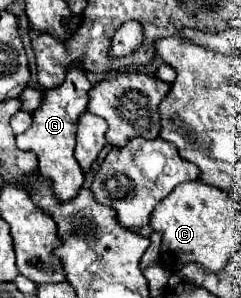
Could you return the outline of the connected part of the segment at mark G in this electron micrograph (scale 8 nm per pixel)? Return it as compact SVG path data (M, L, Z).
M74 65L60 87L44 91L44 105L32 115L34 117L32 127L16 136L19 149L36 154L38 159L36 173L50 181L54 197L62 203L72 201L84 183L84 173L74 159L74 141L76 141L76 123L80 115L86 113L88 109L90 87L92 83L86 79L86 73L80 71L78 65Z

